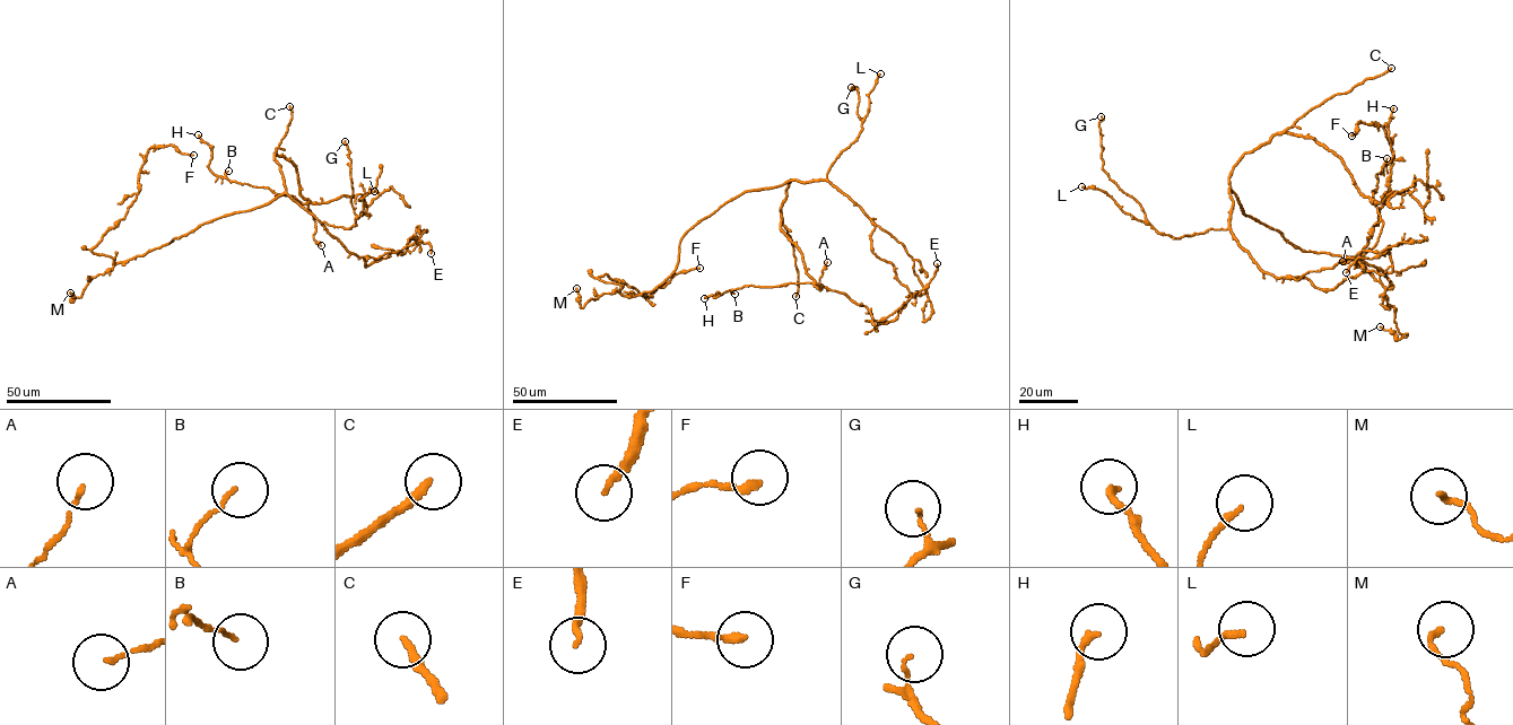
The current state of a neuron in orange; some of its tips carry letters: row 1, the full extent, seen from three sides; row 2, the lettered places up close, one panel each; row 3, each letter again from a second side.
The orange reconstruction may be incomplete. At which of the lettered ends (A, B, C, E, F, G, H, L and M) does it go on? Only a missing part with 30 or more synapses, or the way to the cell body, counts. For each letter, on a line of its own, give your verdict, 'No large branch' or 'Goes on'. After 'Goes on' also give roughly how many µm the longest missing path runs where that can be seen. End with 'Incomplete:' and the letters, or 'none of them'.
A: No large branch
B: No large branch
C: Goes on. Missing length about 50 µm
E: No large branch
F: No large branch
G: No large branch
H: No large branch
L: No large branch
M: No large branch
Incomplete: C

